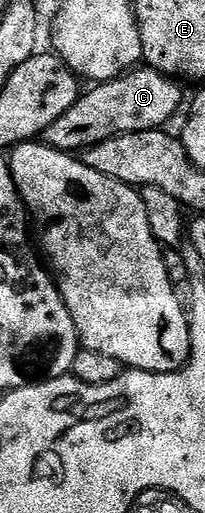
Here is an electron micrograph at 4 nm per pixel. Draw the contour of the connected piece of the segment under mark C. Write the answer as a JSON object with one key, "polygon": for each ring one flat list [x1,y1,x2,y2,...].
{"polygon":[[138,66,123,76,116,76,113,80,97,82,92,85,90,92,82,91,77,101,63,114,63,118,55,118,51,126,43,133,44,143,50,148,58,148,60,152,80,154,86,148,94,148,99,142,107,142,123,134,136,132,155,132,166,127,165,123,181,108,181,88,172,76,165,76,159,70,148,66]]}

